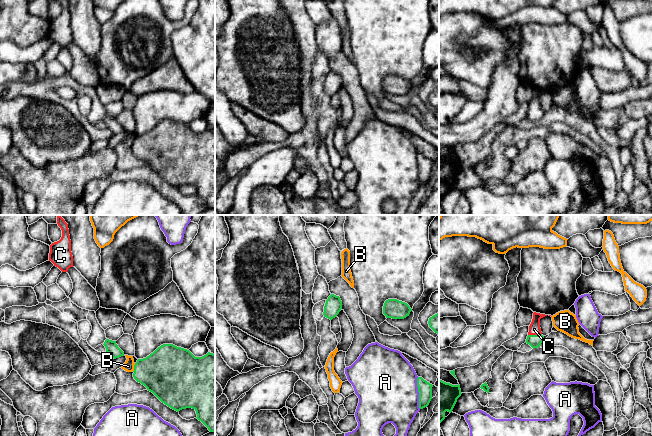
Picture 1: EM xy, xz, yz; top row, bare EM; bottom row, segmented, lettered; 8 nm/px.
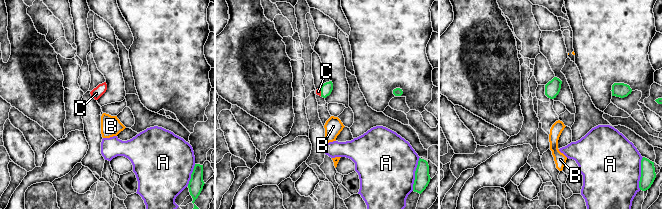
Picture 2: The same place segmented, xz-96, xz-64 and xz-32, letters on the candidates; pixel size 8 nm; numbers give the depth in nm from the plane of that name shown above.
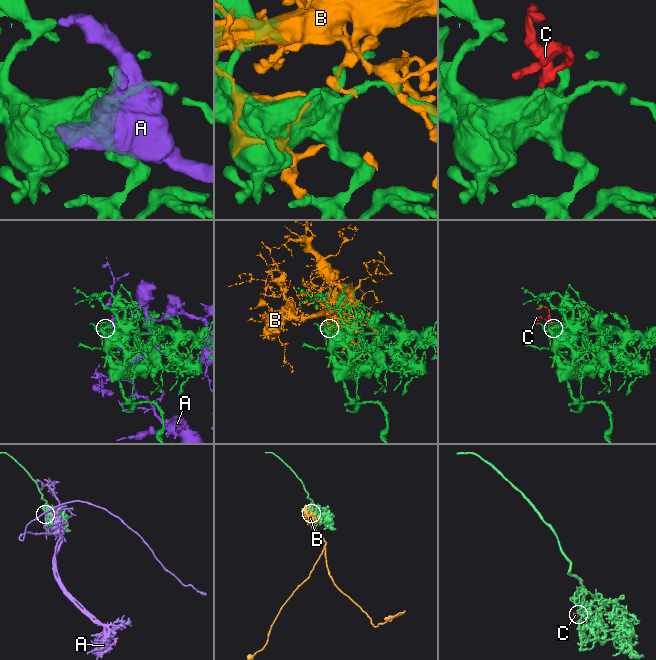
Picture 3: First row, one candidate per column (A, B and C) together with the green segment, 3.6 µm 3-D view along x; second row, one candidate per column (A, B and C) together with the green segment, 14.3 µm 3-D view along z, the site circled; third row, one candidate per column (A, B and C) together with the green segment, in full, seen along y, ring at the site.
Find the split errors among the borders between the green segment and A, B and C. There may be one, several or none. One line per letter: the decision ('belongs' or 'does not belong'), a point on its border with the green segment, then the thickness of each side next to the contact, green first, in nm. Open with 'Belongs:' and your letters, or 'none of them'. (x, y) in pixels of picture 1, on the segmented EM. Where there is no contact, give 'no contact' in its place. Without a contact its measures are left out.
Belongs: C
A: does not belong; contact xz (419, 393); calibres 110 and 480 nm
B: does not belong; contact xy (134, 367); calibres 380 and 90 nm
C: belongs; contact yz (534, 335); calibres 100 and 100 nm

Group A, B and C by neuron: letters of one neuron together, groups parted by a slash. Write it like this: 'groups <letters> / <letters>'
groups A / B / C

